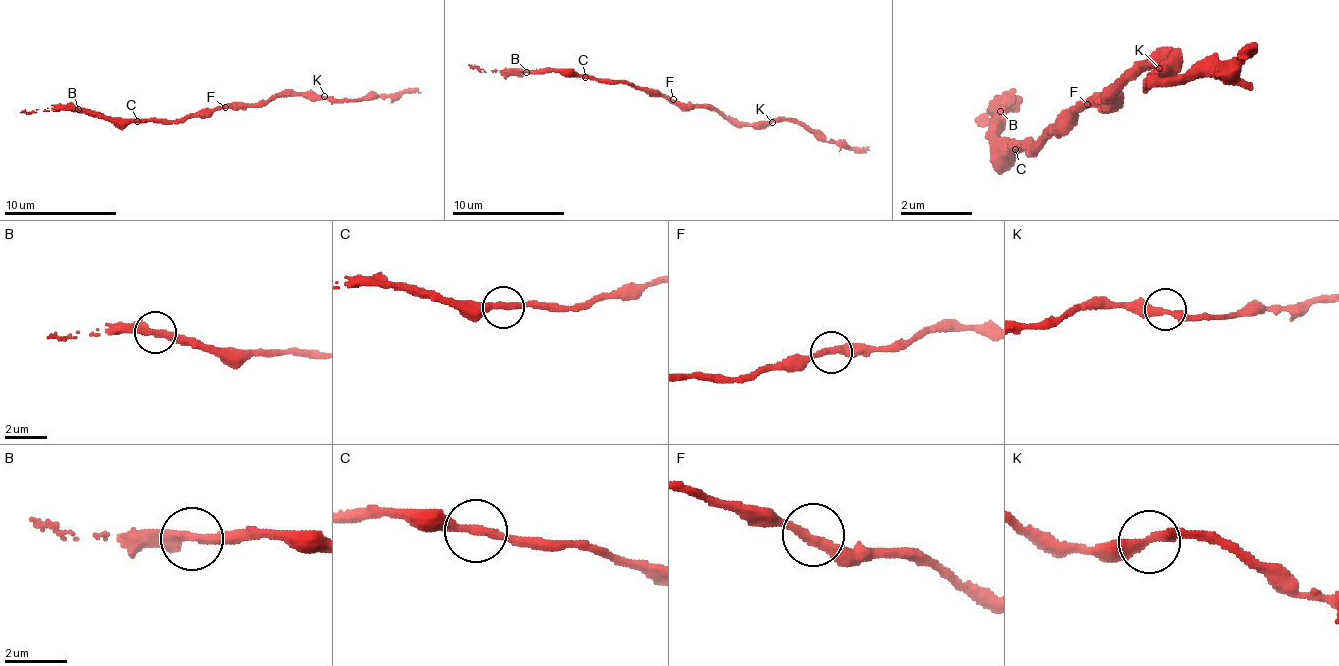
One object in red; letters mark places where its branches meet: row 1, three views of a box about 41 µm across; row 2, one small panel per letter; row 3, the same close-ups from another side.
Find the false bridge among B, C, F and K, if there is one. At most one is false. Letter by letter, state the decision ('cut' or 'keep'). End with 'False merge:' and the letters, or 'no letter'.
B: keep
C: keep
F: keep
K: keep
False merge: no letter

